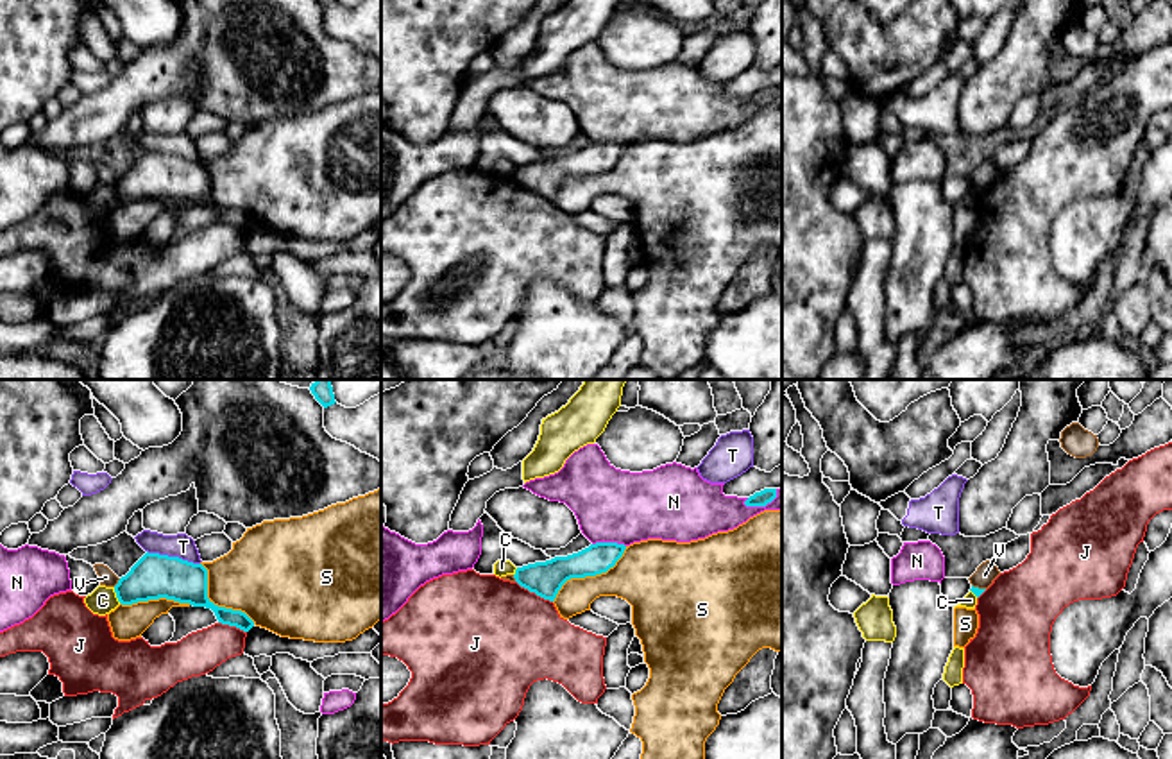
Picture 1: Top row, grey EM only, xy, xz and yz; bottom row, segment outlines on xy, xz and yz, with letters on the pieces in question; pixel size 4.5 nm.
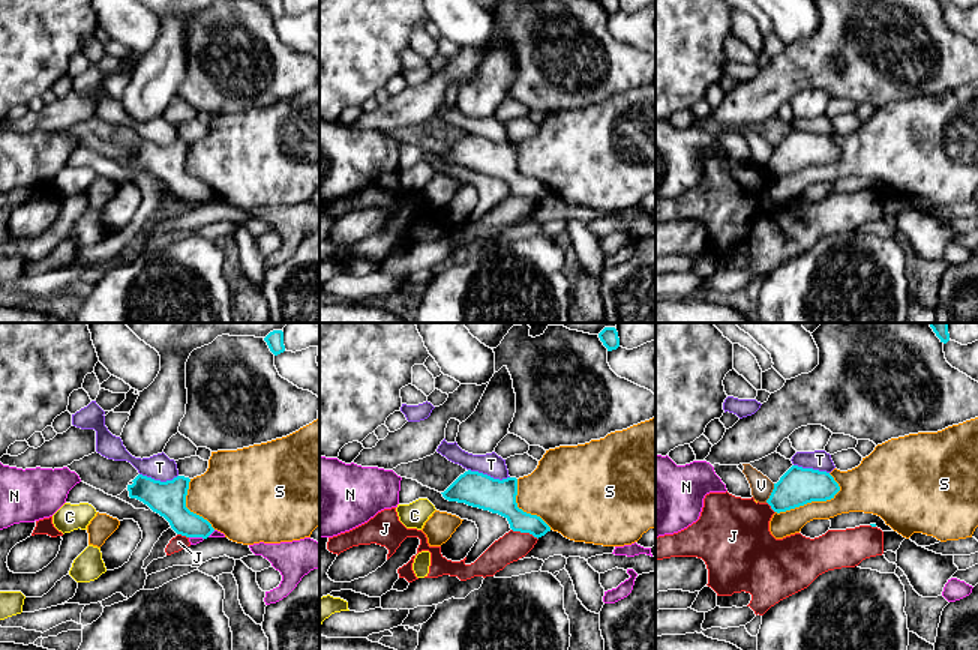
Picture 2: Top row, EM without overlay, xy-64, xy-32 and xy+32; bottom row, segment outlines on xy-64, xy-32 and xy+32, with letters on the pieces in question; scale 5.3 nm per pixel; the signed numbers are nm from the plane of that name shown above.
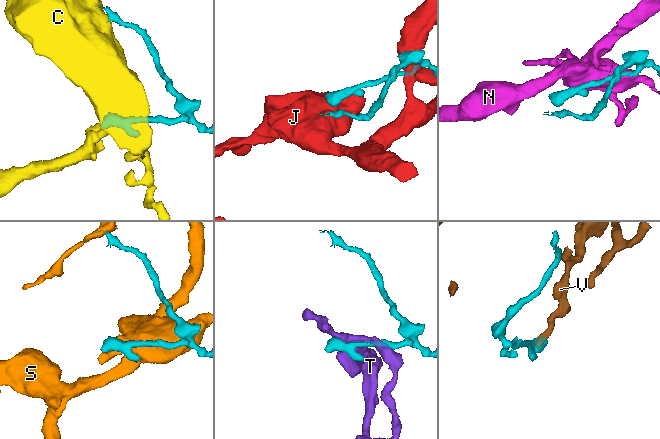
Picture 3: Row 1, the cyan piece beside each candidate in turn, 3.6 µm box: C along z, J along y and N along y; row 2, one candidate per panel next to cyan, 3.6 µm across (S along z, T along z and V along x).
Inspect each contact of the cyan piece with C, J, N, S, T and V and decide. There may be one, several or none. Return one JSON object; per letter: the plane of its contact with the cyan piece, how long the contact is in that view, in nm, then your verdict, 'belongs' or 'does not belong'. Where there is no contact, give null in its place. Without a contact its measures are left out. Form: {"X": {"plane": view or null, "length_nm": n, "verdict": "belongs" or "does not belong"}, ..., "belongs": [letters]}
{"C": {"plane": "xy", "length_nm": 80, "verdict": "does not belong"}, "J": {"plane": "xz", "length_nm": 190, "verdict": "does not belong"}, "N": {"plane": "xz", "length_nm": 150, "verdict": "does not belong"}, "S": {"plane": "xz", "length_nm": 420, "verdict": "does not belong"}, "T": {"plane": "xy", "length_nm": 240, "verdict": "does not belong"}, "V": {"plane": "xy", "length_nm": 50, "verdict": "does not belong"}, "belongs": []}

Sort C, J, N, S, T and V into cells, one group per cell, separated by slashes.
C / J / N / S / T / V

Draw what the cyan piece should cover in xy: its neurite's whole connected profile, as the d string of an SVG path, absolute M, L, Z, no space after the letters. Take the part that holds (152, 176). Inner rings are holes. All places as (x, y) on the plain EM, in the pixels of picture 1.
M145 152L115 184L122 204L149 199L174 199L211 208L222 224L249 231L254 220L242 209L215 204L208 197L208 168L179 156Z

